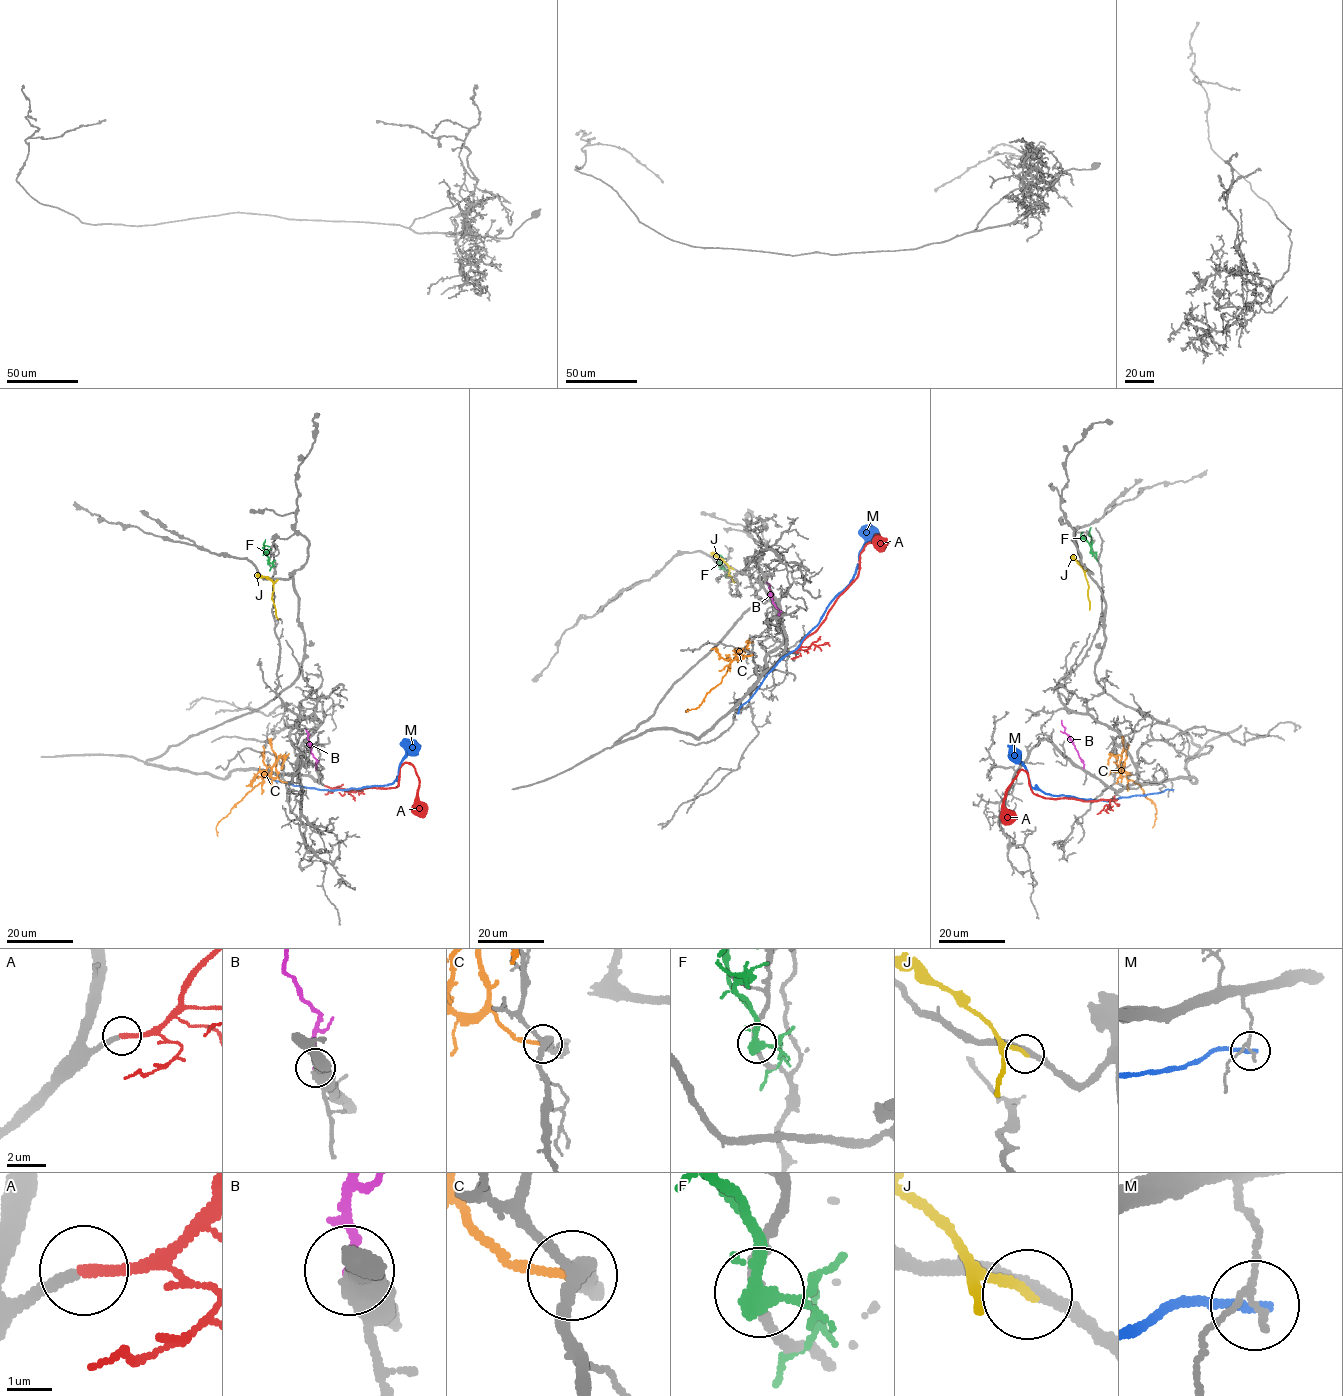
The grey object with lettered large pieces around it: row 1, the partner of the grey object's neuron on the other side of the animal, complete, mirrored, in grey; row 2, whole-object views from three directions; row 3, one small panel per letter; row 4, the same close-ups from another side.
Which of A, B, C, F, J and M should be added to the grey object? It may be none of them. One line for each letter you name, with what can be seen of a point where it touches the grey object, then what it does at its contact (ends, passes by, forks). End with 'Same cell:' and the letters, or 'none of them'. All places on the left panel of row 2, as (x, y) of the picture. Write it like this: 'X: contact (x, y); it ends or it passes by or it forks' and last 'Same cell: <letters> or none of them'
A: contact (325, 785); it ends
Same cell: A

